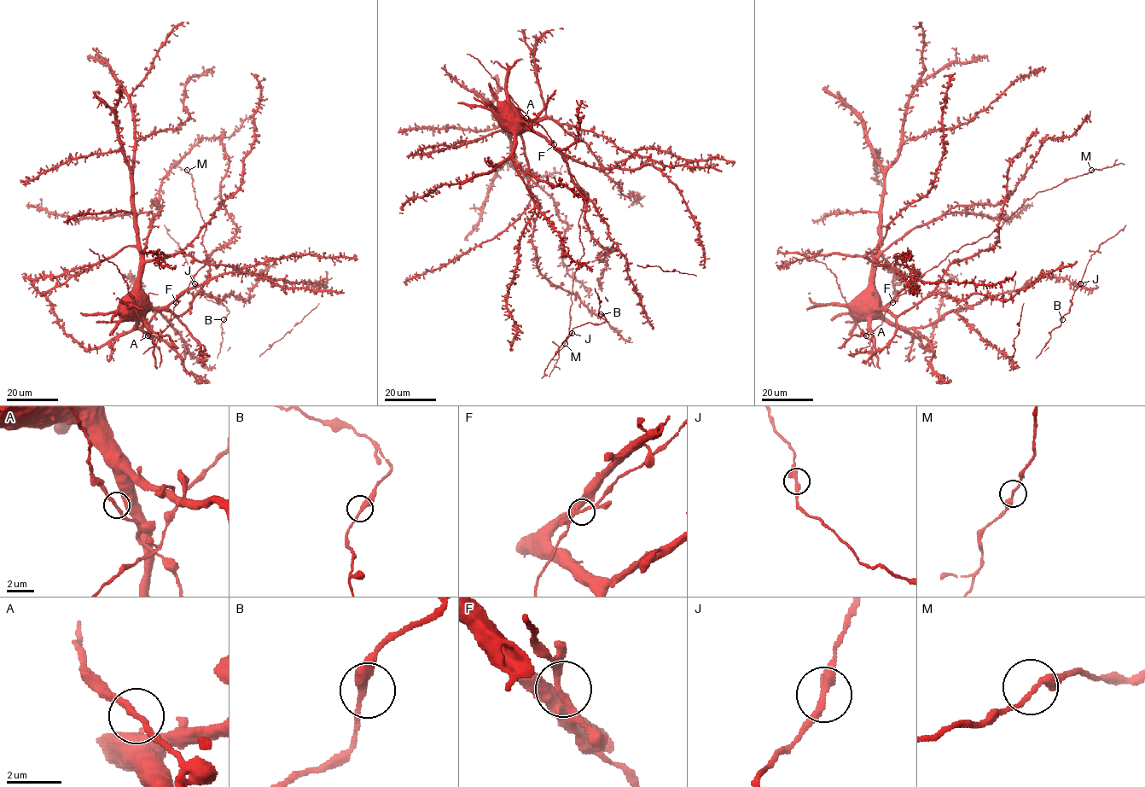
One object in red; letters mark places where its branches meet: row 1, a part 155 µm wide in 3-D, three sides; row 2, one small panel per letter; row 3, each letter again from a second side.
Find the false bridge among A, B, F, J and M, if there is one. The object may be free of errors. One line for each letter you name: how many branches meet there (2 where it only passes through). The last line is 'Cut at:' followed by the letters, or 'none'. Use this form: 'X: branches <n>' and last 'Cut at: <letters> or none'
Cut at: none

